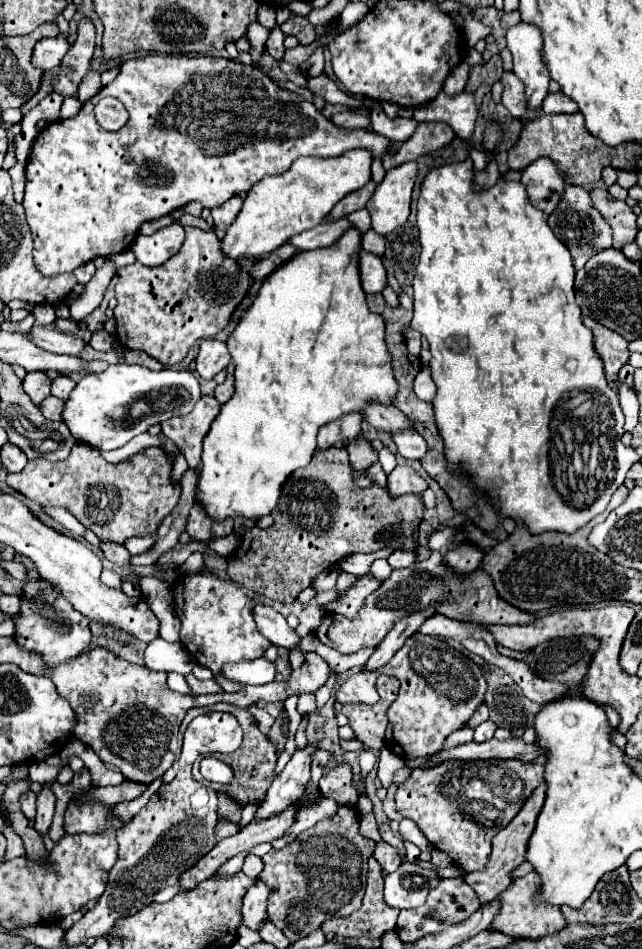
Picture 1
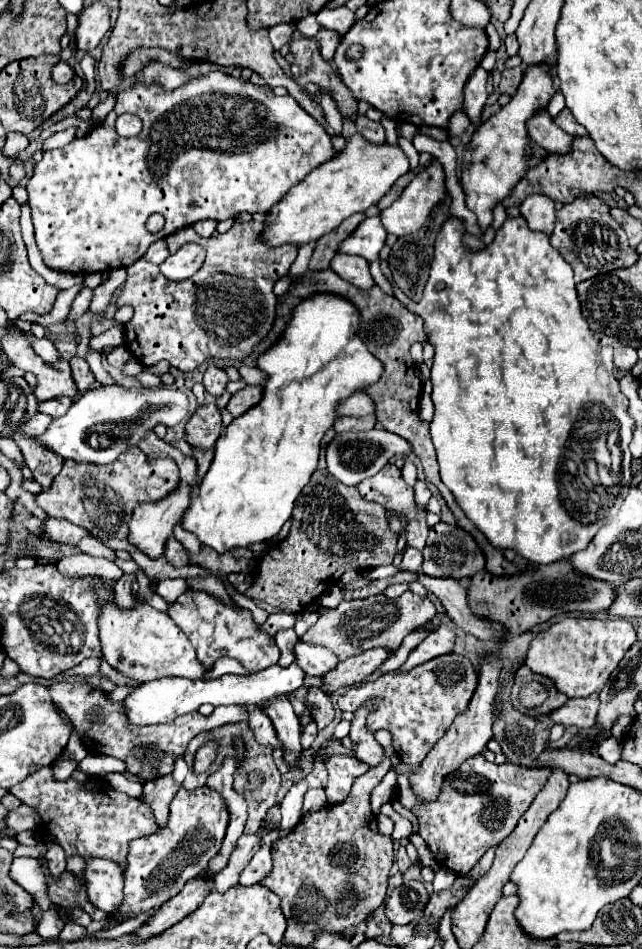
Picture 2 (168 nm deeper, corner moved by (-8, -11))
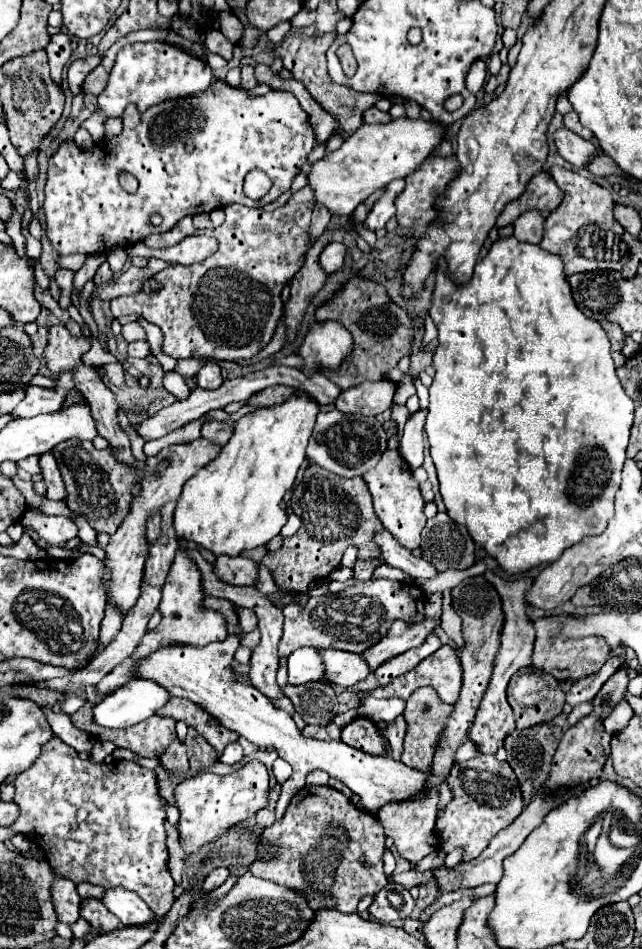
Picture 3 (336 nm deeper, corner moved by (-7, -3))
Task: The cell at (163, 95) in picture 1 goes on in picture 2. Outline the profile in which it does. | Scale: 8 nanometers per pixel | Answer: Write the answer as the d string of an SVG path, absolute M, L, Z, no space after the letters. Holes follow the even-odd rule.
M211 71L207 75L193 77L193 79L189 79L189 83L183 83L181 87L177 87L177 91L161 91L161 87L157 87L157 85L143 87L141 83L137 83L137 85L127 87L125 91L117 93L115 109L105 117L103 123L95 123L95 127L87 135L75 137L69 145L65 145L61 149L45 151L43 159L35 165L33 177L27 181L29 205L31 205L31 211L33 211L33 225L35 225L35 241L37 241L37 247L41 251L43 263L53 271L89 275L89 273L95 273L95 271L105 273L105 271L111 271L111 269L117 269L117 267L129 267L131 263L139 261L145 255L145 251L149 249L149 245L153 241L157 241L161 237L167 237L181 227L193 225L193 223L203 221L203 219L213 219L213 221L233 219L241 211L267 213L279 201L279 197L283 197L293 185L303 181L305 175L309 175L313 169L327 163L335 155L337 155L337 151L333 149L331 137L323 129L323 125L317 123L313 117L309 117L307 111L301 111L301 105L297 105L297 101L293 97L289 97L289 95L287 97L277 97L269 87L253 85L251 81L245 81L241 77L237 79L237 77L227 75L223 71ZM123 113L133 113L143 121L143 129L137 137L125 139L125 137L119 137L113 131L115 119ZM151 213L161 213L165 217L165 227L159 233L149 233L147 227L145 227L147 217Z

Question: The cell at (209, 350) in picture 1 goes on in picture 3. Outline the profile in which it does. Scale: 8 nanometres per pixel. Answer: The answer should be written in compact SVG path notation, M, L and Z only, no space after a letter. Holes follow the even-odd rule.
M214 361L206 363L196 375L196 383L198 383L200 389L216 389L216 387L220 387L224 383L224 379L220 375L220 365L214 363Z

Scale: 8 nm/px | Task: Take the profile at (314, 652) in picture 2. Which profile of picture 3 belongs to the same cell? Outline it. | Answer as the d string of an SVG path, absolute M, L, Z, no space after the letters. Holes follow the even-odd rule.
M318 649L324 657L326 677L340 687L354 687L370 675L370 667L356 653L336 651L336 649Z

